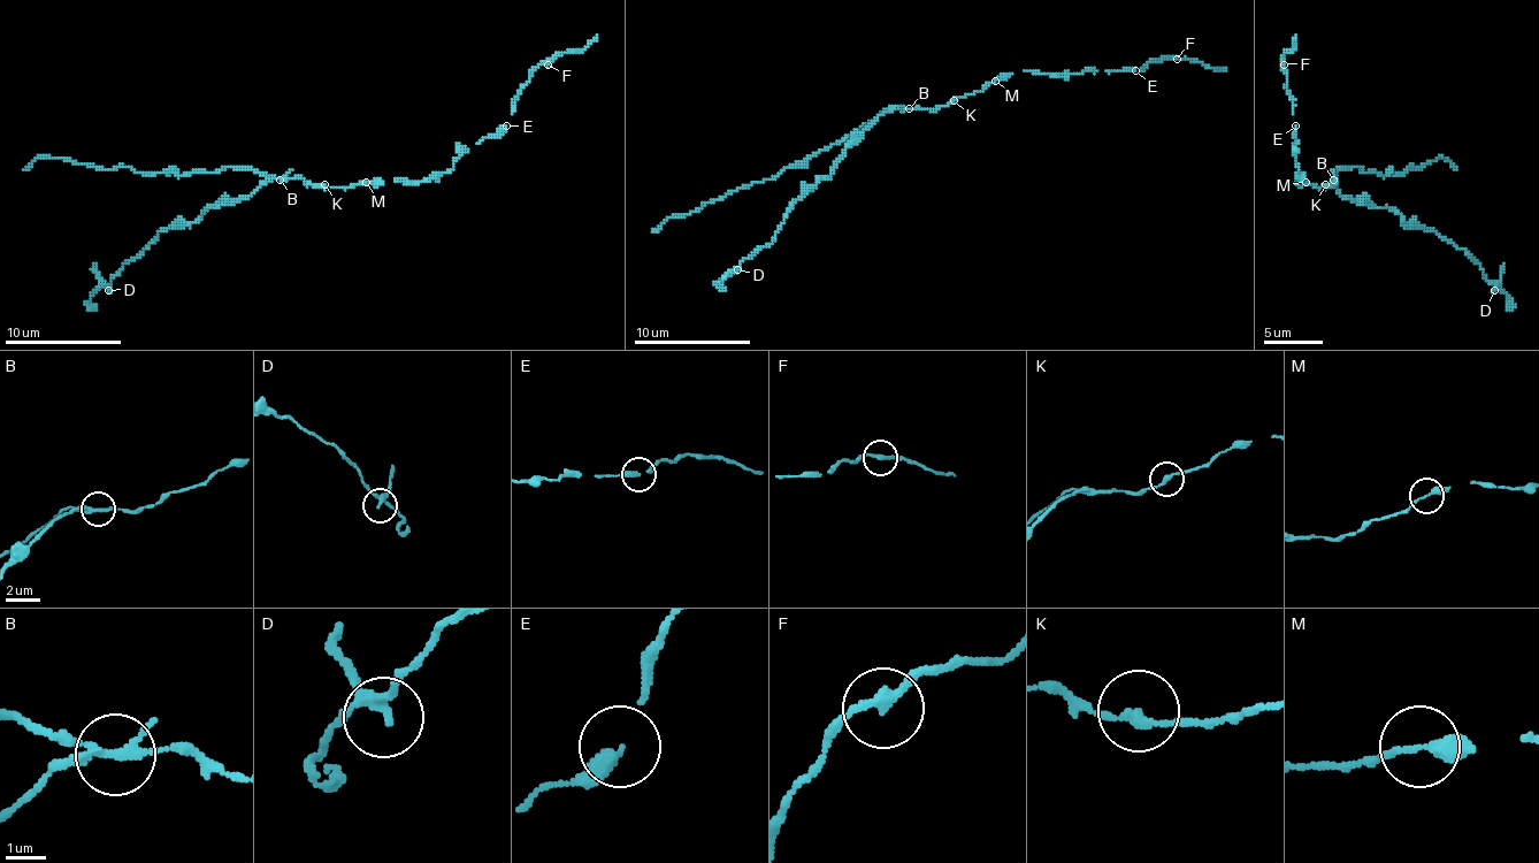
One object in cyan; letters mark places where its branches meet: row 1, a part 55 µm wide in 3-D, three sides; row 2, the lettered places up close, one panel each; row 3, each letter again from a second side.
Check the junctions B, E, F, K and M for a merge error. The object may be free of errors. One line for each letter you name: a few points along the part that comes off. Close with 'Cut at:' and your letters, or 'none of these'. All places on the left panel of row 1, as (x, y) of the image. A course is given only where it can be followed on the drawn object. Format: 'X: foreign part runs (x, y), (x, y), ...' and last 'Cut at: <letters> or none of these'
B: foreign part runs (281, 178), (263, 181), (249, 196), (205, 211), (190, 222), (163, 228), (90, 298), (93, 310)
Cut at: B

